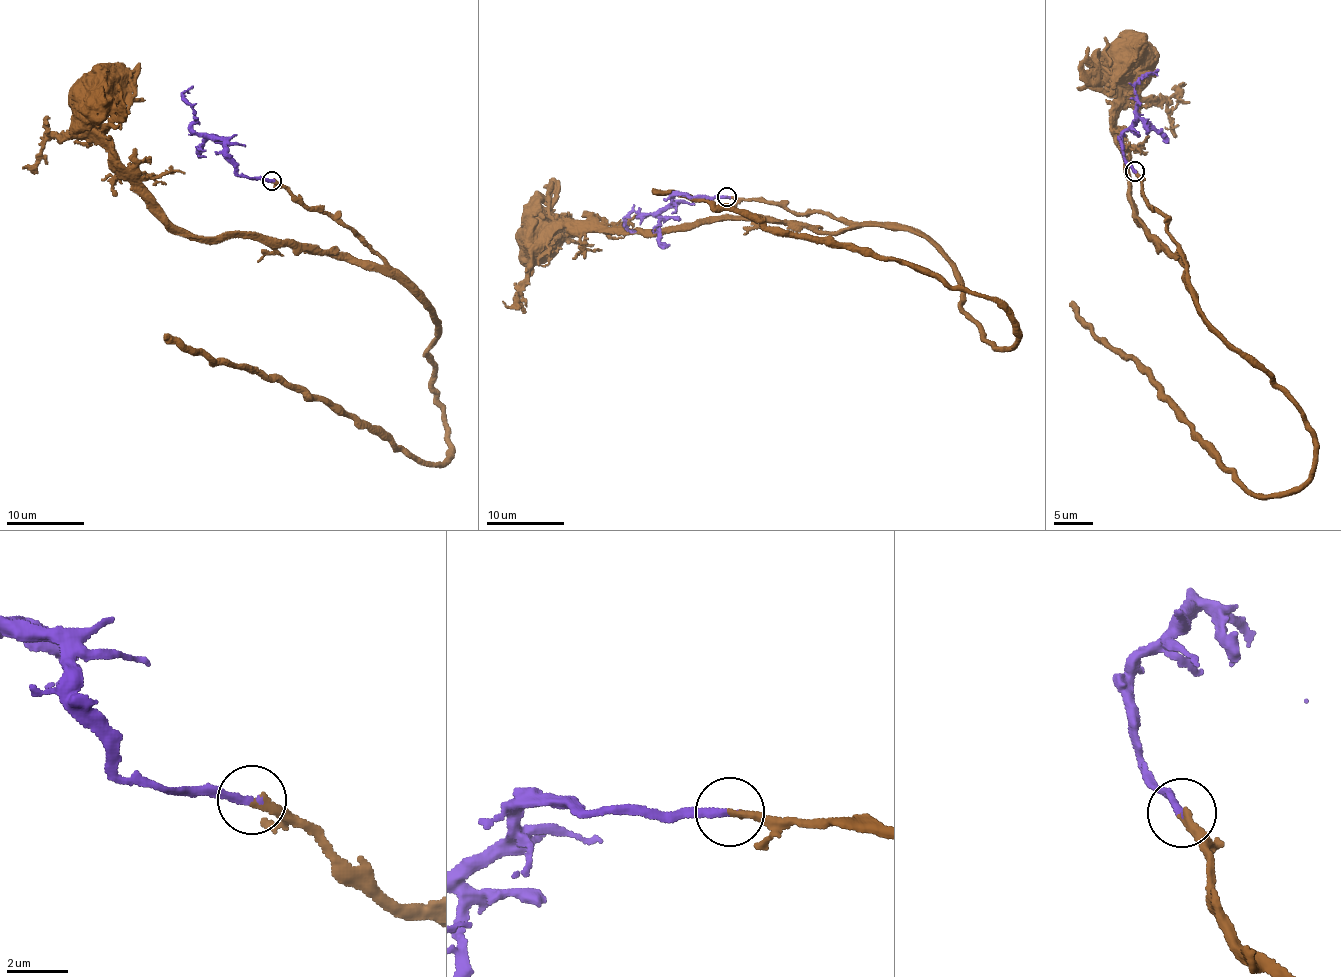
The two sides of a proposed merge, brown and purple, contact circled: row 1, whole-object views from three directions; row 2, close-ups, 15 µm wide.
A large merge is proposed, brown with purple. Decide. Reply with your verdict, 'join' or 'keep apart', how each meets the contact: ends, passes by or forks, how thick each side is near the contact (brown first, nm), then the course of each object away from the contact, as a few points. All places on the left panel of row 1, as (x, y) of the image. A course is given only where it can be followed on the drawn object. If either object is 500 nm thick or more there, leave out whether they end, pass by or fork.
join; brown ends; purple ends; calibres 280 and 260 nm; course brown (271, 181), (336, 215), (384, 263), (362, 266), (252, 235), (183, 233), (111, 158), (88, 103); course purple (271, 181), (241, 176), (224, 143), (192, 129), (194, 110), (184, 99), (184, 92), (193, 85)

